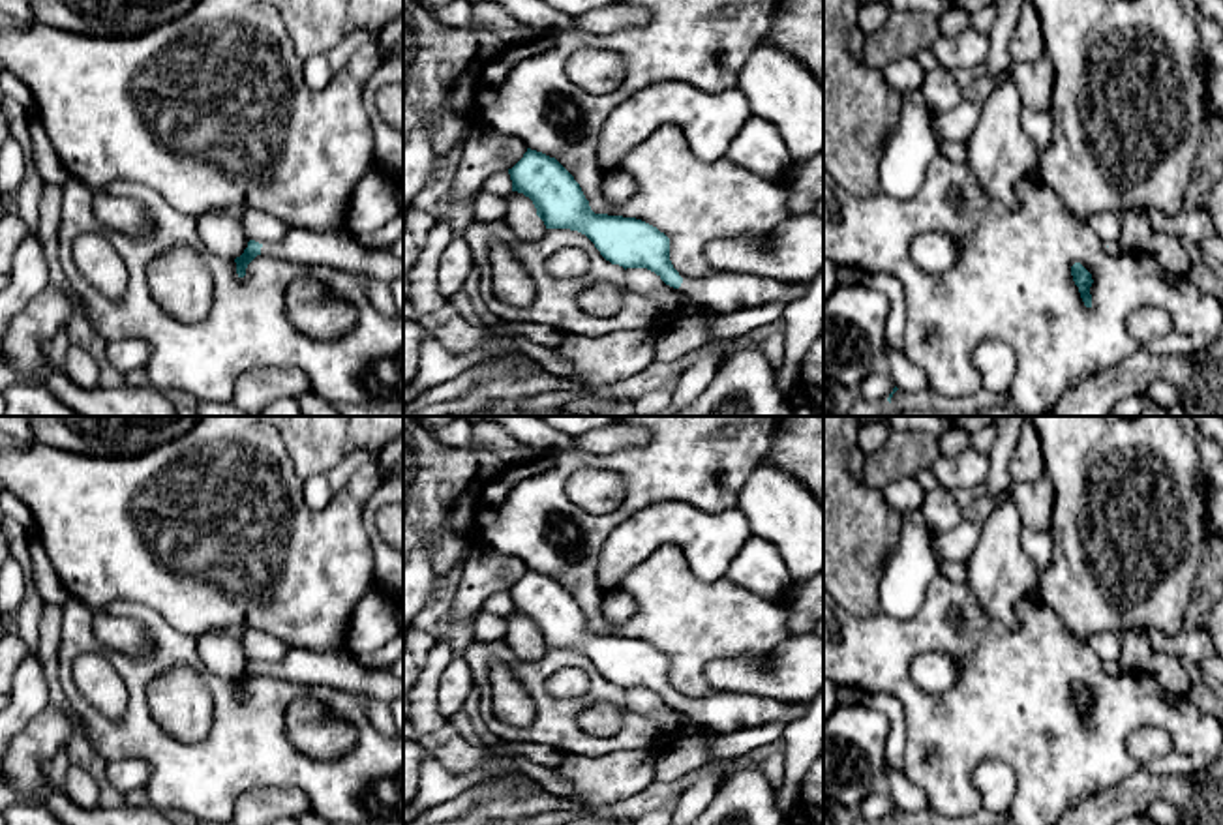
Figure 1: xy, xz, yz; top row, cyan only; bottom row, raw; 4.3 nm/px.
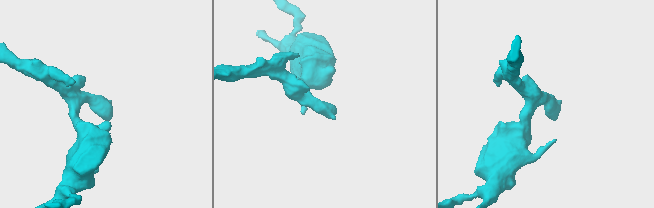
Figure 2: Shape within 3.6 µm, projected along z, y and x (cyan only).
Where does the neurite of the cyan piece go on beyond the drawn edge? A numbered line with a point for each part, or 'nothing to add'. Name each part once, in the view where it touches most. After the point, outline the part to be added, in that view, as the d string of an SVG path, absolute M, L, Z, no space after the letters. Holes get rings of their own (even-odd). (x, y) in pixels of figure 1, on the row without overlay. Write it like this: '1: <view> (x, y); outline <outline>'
1: xy (340, 670); outline M293 647L278 664L266 664L261 673L294 681L302 686L326 684L340 692L364 694L392 703L403 698L403 679L390 668L366 668L353 654L340 651L310 651Z

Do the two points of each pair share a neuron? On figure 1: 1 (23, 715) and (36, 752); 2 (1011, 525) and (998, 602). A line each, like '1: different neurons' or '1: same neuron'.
1: different neurons
2: same neuron

